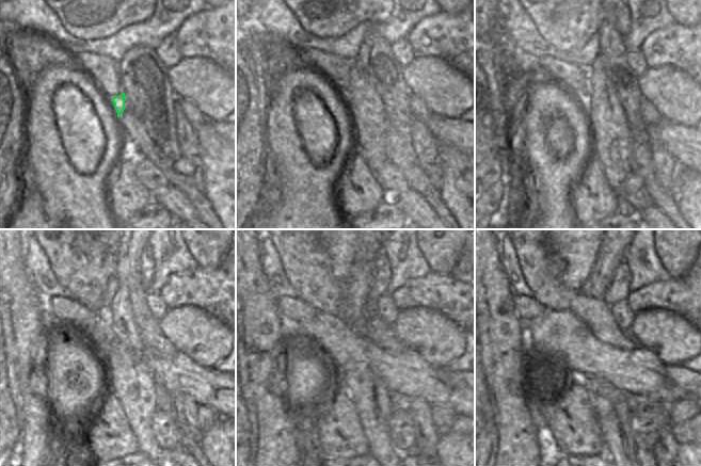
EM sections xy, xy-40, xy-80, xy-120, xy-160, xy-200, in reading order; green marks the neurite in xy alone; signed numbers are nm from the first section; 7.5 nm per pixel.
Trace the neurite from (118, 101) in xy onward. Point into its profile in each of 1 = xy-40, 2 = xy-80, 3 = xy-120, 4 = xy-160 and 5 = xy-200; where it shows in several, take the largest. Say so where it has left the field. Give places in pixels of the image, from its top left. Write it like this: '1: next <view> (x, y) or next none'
1: next xy-40 (366, 107)
2: next xy-80 (610, 133)
3: next xy-120 (131, 381)
4: next xy-160 (372, 401)
5: next xy-200 (612, 414)

